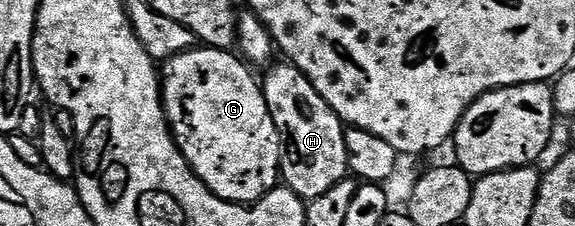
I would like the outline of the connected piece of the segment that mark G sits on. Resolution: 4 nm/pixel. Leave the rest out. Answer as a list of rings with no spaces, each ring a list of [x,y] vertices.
[[[203,45],[174,56],[162,67],[164,109],[168,112],[172,137],[190,169],[218,198],[245,205],[257,203],[281,182],[280,134],[274,125],[274,117],[270,117],[261,80],[252,74],[253,68],[239,54]]]

